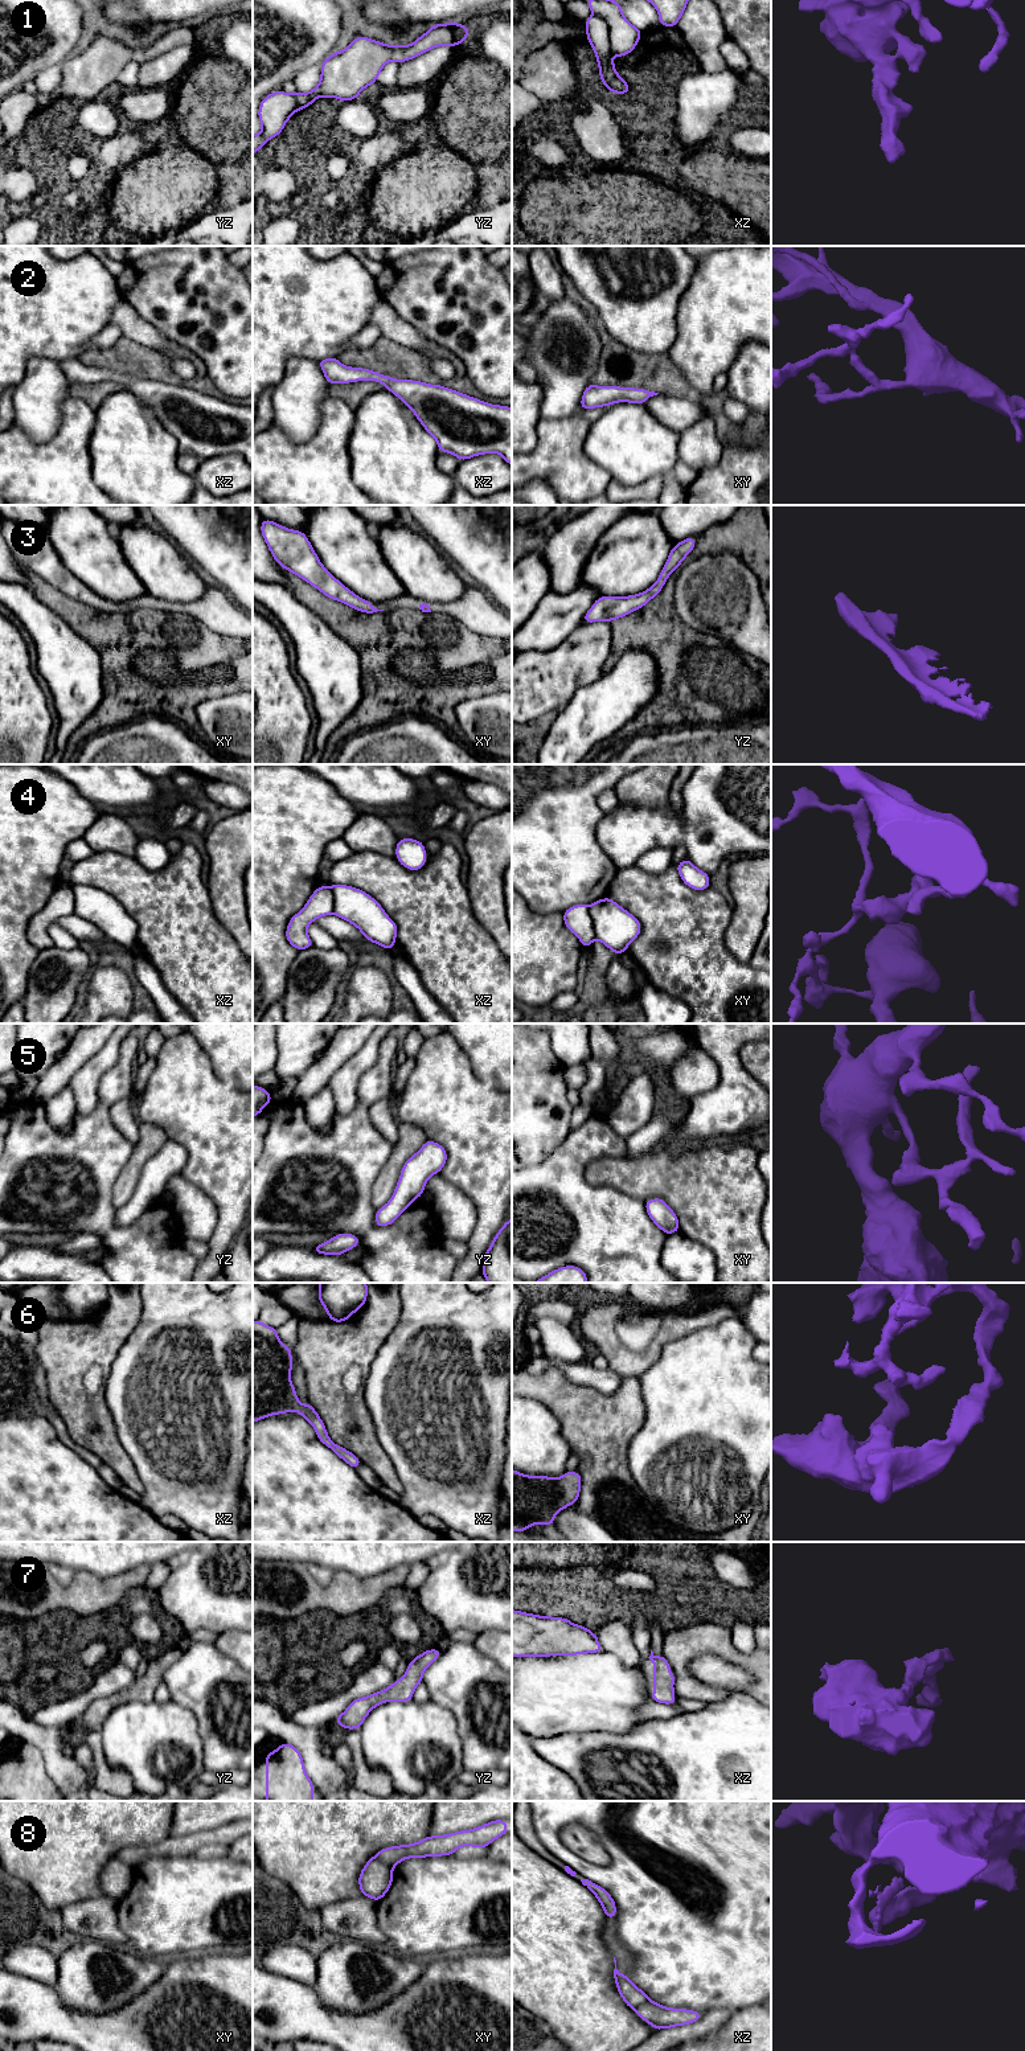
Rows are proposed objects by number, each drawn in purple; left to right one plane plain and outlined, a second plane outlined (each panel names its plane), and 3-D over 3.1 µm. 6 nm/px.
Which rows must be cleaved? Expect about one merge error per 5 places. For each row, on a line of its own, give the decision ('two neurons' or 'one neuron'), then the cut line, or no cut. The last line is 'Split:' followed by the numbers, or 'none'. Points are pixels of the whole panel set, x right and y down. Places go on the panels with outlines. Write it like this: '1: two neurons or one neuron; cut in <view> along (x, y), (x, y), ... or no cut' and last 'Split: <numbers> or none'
1: one neuron; no cut
2: one neuron; no cut
3: one neuron; no cut
4: two neurons; cut in xy along (587, 906), (597, 938)
5: one neuron; no cut
6: one neuron; no cut
7: one neuron; no cut
8: one neuron; no cut
Split: 4

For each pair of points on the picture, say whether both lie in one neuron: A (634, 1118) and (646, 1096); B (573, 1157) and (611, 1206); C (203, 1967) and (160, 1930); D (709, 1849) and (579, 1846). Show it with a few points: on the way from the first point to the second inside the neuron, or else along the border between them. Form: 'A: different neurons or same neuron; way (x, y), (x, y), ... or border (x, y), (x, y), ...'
A: same neuron; way (634, 1112), (634, 1108), (640, 1102)
B: same neuron; way (573, 1172), (573, 1177), (597, 1201)
C: different neurons; border (200, 1952), (188, 1955)
D: different neurons; border (579, 1825), (589, 1829), (606, 1850), (606, 1865)

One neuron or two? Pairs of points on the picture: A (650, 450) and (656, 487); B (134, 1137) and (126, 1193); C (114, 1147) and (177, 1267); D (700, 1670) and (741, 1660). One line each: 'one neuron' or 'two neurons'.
A: two neurons
B: two neurons
C: one neuron
D: two neurons

